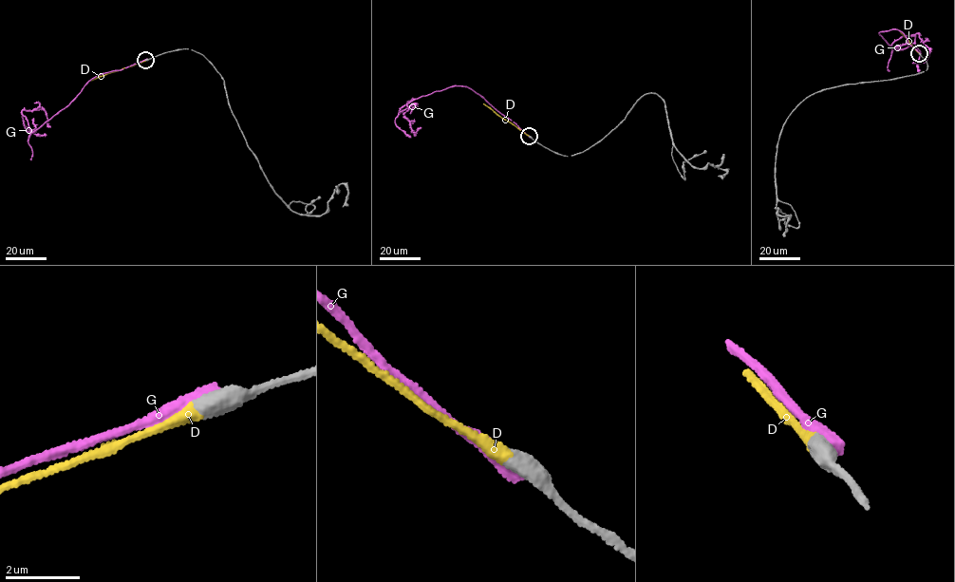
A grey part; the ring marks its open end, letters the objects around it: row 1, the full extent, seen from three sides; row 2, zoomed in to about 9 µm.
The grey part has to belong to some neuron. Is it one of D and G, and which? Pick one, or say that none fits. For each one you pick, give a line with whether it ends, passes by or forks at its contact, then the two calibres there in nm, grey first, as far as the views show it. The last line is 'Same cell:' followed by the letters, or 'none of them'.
D: it ends; calibres 550 and 360 nm
Same cell: D

